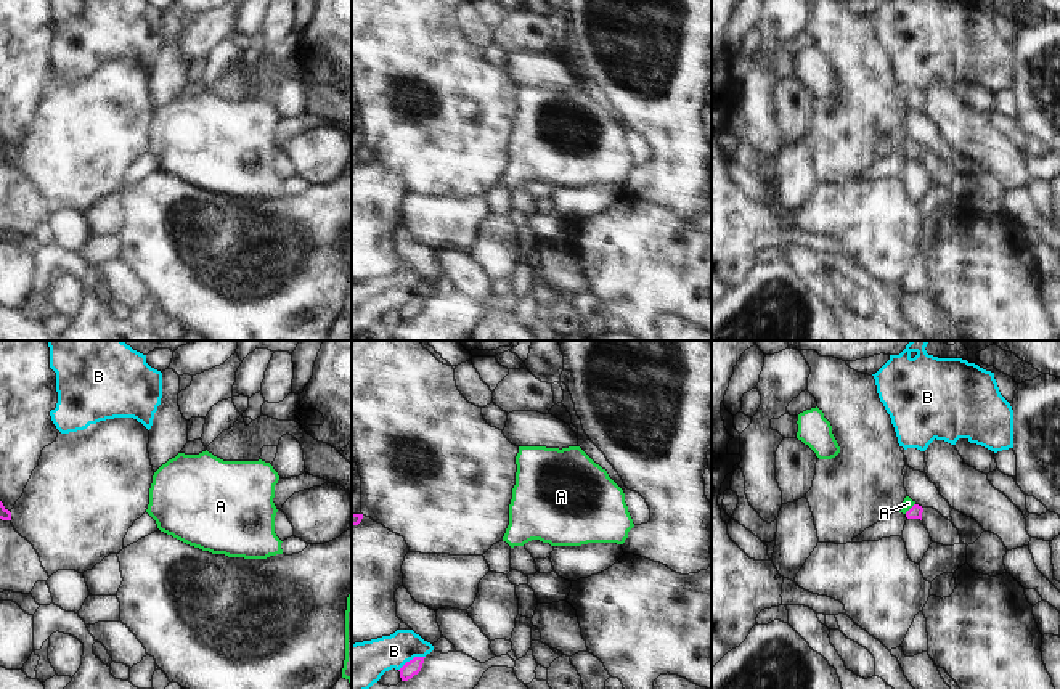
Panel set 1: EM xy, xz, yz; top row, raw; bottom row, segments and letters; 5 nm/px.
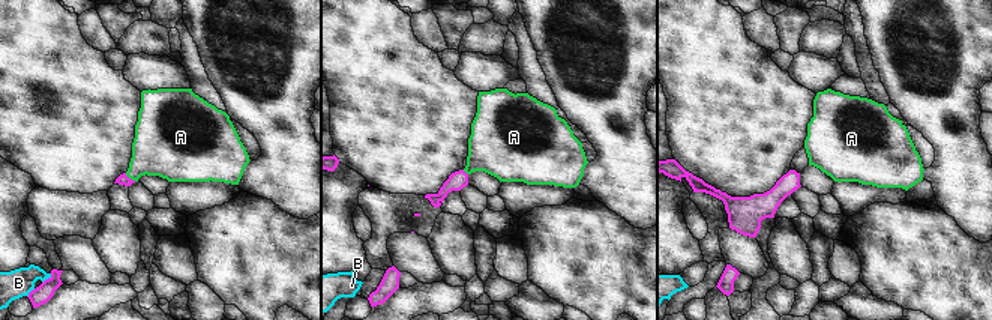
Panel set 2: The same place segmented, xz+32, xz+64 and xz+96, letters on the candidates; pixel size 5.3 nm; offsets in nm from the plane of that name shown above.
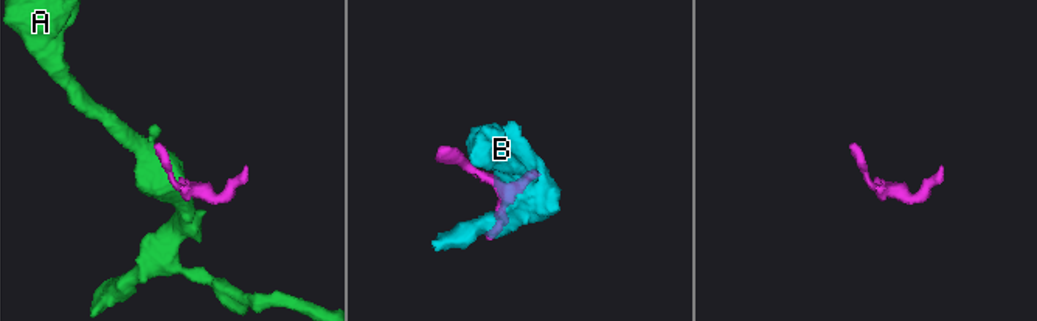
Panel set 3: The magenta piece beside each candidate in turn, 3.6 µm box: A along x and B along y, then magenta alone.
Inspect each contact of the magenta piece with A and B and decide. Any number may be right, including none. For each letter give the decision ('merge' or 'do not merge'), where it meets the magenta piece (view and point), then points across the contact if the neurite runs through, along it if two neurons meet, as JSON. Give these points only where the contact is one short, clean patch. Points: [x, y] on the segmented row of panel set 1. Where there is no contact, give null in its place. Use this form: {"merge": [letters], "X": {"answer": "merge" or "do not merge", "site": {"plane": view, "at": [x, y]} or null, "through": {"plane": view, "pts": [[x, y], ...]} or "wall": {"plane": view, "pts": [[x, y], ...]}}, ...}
{"merge": ["A"], "A": {"answer": "merge", "site": {"plane": "yz", "at": [911, 508]}, "through": {"plane": "yz", "pts": [[916, 511], [911, 508], [908, 503]]}}, "B": {"answer": "do not merge", "site": {"plane": "xz", "at": [413, 659]}, "wall": {"plane": "xz", "pts": [[424, 656], [415, 656], [399, 670]]}}}

